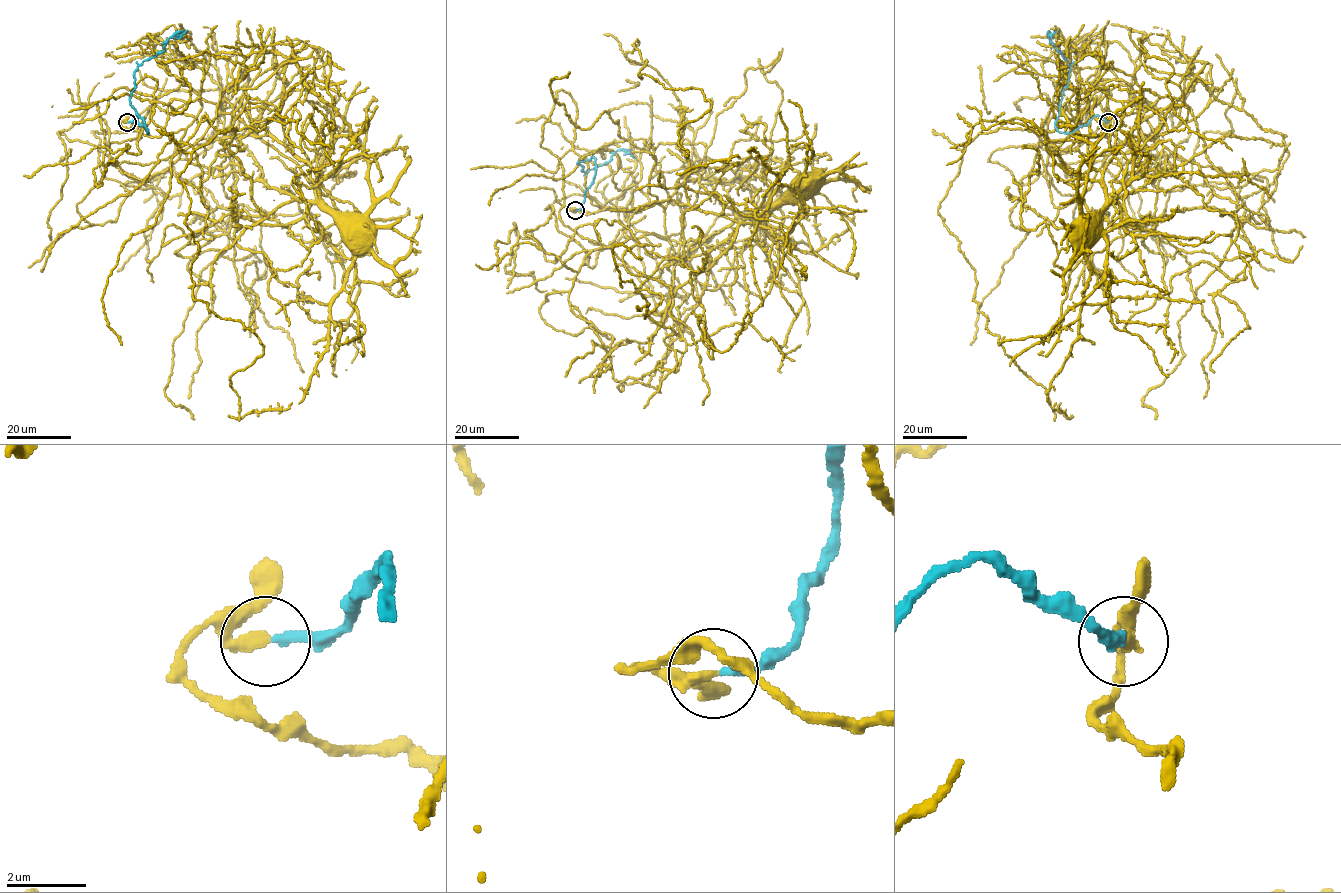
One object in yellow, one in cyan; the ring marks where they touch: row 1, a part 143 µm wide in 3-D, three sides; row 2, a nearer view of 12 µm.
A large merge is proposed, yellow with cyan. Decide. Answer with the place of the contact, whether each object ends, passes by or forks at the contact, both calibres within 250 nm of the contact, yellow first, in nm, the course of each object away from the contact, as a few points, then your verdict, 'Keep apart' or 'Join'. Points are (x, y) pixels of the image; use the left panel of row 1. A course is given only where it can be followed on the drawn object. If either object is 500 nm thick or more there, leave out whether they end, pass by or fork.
Place: (127, 122). At the ring yellow ends. At the ring cyan ends. Thickness 300 nm (yellow) against 190 nm. Course of yellow: (127, 122), (182, 151), (232, 115), (216, 154), (244, 150), (178, 177), (192, 297), (263, 346), (239, 420). Course of cyan: (127, 122), (137, 115), (148, 133), (130, 101), (134, 72), (160, 53), (169, 38), (187, 30). Keep apart

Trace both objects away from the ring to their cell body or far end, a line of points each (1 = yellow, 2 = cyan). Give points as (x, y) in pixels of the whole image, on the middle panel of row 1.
1: (575, 210), (625, 208), (625, 235), (679, 251), (683, 110), (637, 39), (638, 76), (711, 103), (687, 156)
2: (575, 210), (596, 172), (593, 156), (579, 161), (587, 171), (617, 151), (635, 158)

